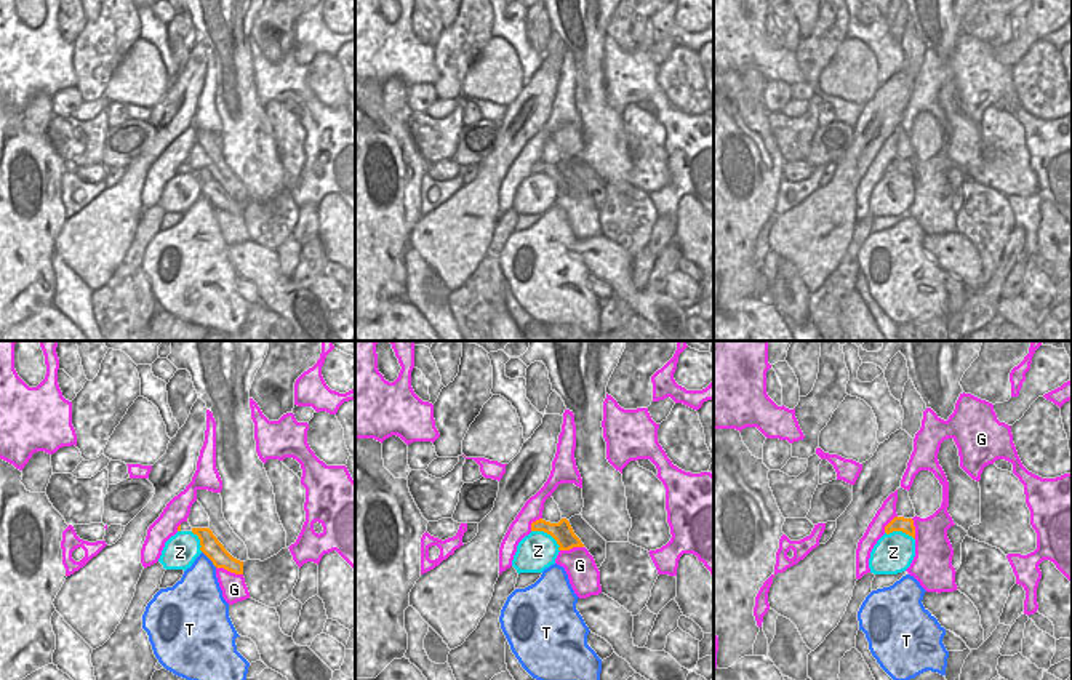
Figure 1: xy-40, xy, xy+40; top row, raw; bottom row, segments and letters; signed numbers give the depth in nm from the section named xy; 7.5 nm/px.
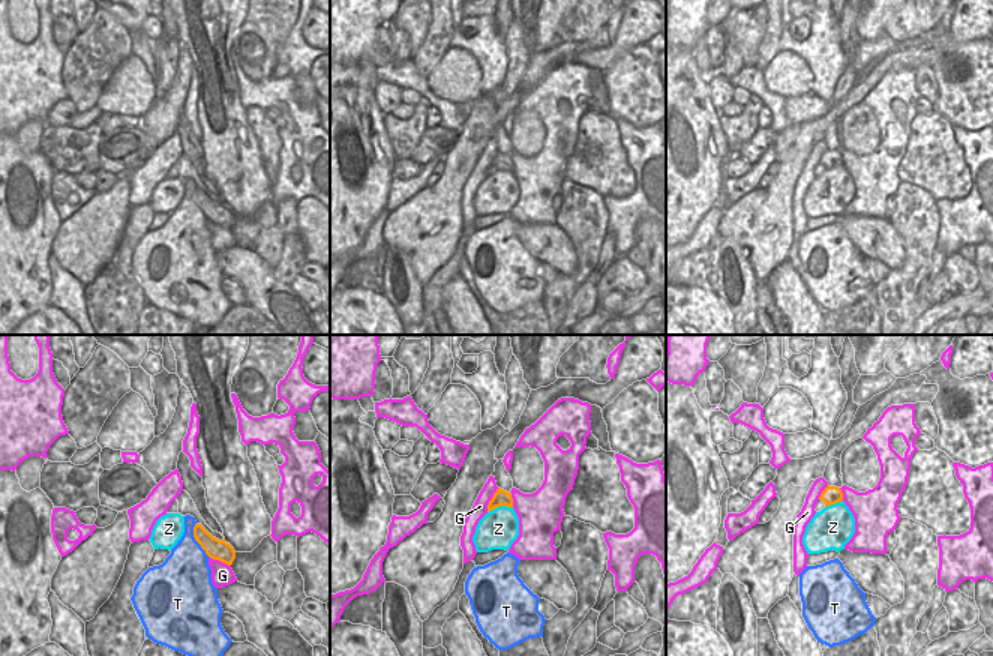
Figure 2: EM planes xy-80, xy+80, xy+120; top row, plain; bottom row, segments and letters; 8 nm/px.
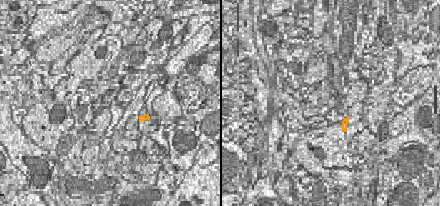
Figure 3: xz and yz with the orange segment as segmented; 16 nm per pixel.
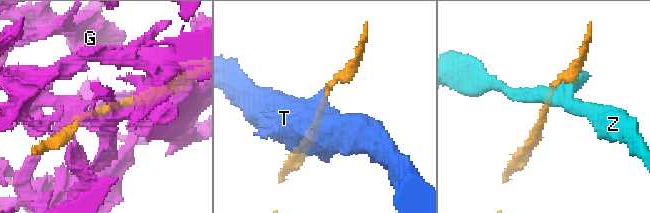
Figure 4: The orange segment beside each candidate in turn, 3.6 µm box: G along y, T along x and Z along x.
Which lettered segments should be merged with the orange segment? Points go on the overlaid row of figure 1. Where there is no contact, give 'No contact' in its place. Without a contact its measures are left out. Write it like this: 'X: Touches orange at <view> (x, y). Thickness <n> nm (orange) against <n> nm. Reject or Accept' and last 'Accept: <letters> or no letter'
G: Touches orange at xy-40 (229, 570). Thickness 150 nm (orange) against 190 nm. Reject
T: Touches orange at xy-40 (208, 557). Thickness 150 nm (orange) against 300 nm. Reject
Z: Touches orange at xy (549, 533). Thickness 160 nm (orange) against 280 nm. Reject
Accept: no letter.

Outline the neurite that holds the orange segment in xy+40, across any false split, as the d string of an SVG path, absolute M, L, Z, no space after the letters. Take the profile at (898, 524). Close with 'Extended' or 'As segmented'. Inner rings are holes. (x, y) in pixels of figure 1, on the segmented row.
M894 517L886 526L885 533L902 531L915 539L915 526L912 518Z. As segmented.

